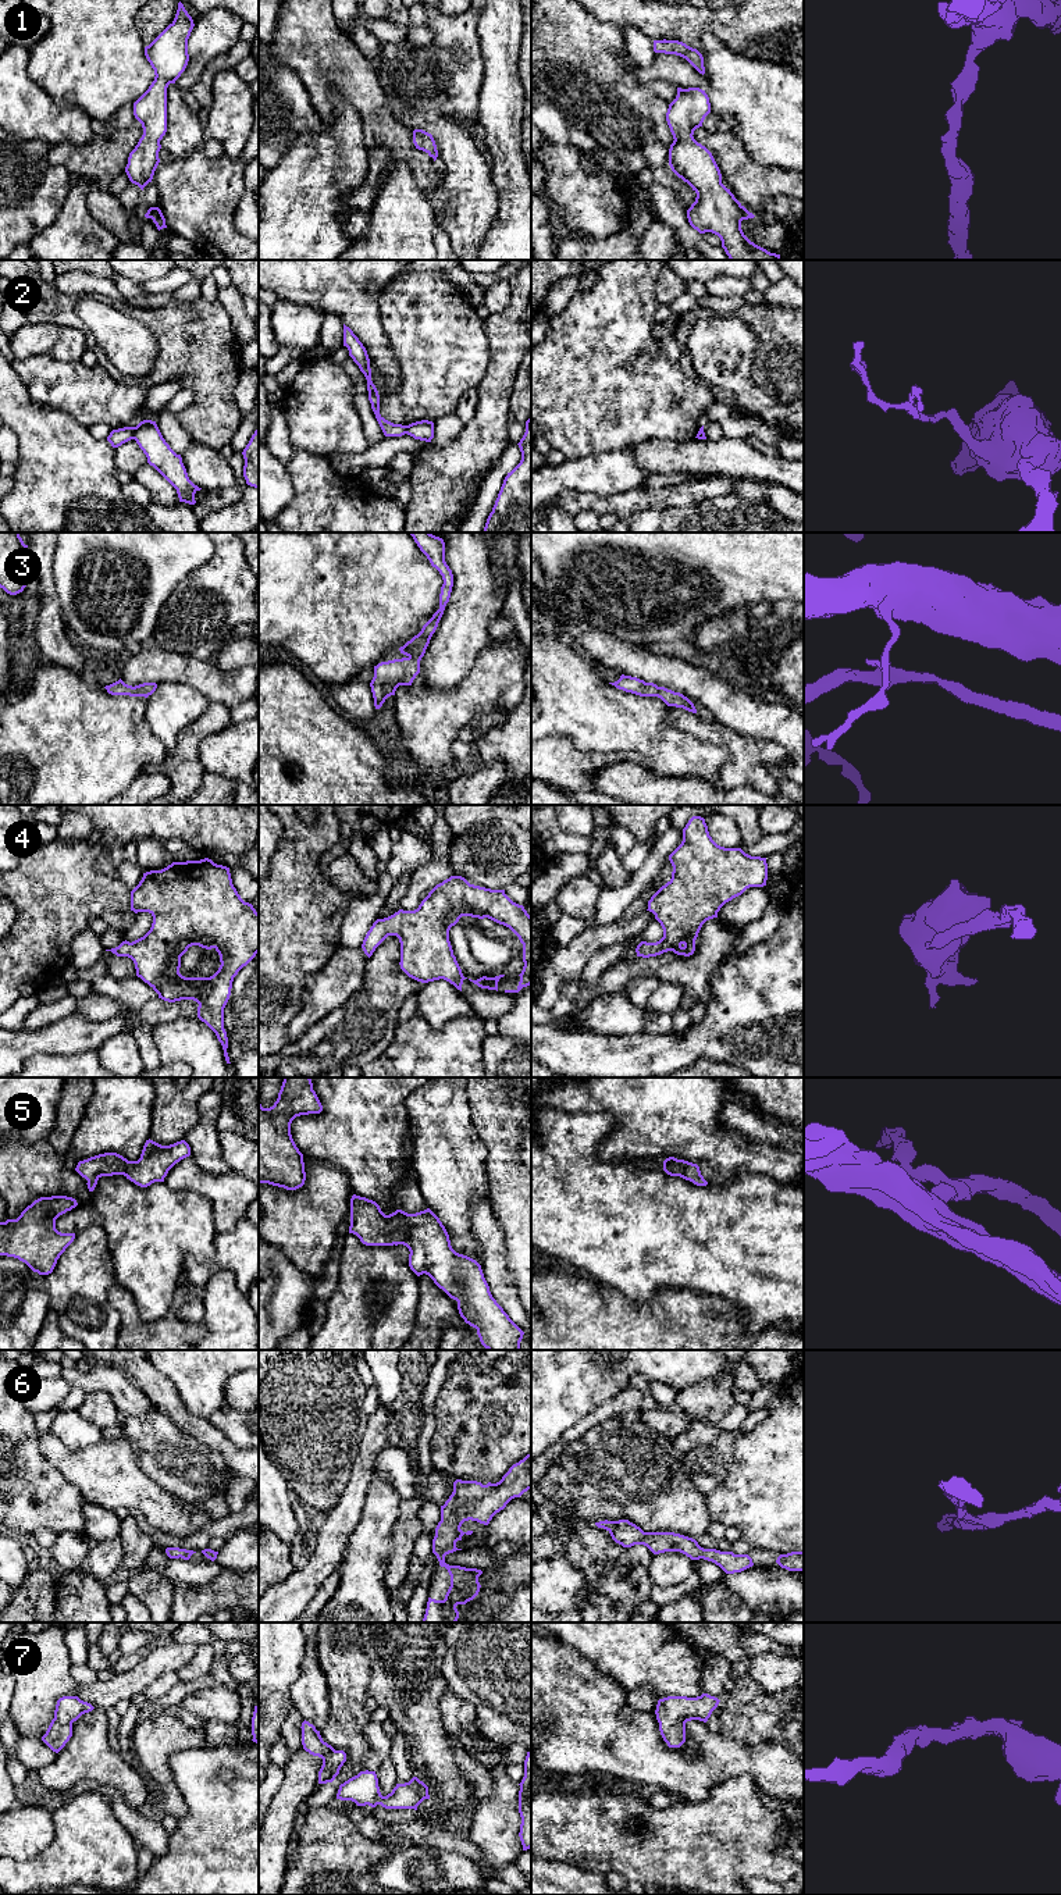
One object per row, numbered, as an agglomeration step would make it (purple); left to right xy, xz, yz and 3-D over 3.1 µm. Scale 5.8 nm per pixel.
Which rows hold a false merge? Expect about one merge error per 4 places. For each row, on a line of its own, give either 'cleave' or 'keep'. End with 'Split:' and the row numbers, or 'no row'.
1: keep
2: cleave
3: keep
4: keep
5: keep
6: keep
7: keep
Split: 2

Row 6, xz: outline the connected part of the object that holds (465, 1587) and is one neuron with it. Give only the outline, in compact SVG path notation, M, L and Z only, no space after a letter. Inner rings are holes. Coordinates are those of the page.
M531 1453L513 1464L496 1483L483 1485L477 1481L462 1479L453 1482L452 1495L441 1506L441 1521L432 1539L432 1553L439 1565L448 1570L451 1586L444 1600L428 1597L423 1622L456 1622L459 1618L456 1606L466 1604L480 1592L481 1570L445 1563L446 1554L462 1550L456 1547L456 1542L462 1540L464 1534L473 1534L473 1531L463 1532L462 1524L471 1520L488 1525L512 1499L520 1497L528 1489L531 1489Z

